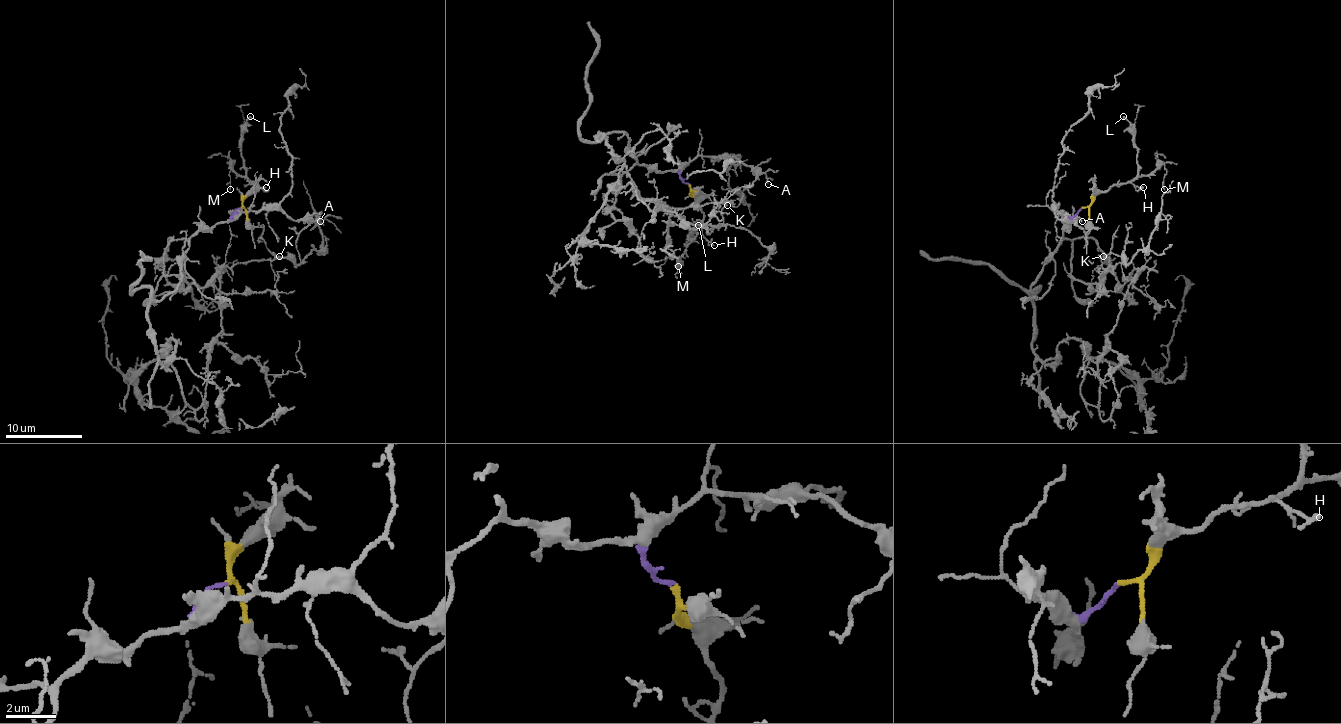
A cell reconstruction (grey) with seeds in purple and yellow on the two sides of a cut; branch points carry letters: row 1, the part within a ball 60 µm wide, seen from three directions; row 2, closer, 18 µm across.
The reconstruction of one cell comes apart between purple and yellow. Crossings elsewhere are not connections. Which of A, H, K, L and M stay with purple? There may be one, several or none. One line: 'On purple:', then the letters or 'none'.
On purple: A, K

